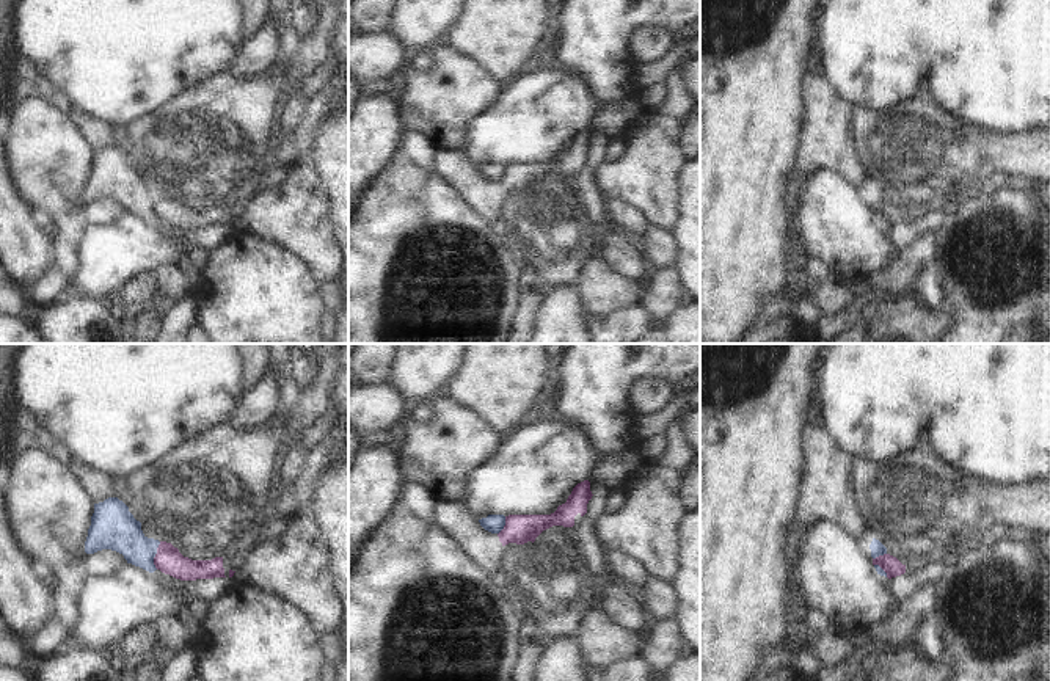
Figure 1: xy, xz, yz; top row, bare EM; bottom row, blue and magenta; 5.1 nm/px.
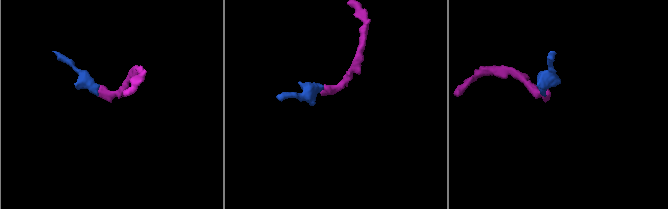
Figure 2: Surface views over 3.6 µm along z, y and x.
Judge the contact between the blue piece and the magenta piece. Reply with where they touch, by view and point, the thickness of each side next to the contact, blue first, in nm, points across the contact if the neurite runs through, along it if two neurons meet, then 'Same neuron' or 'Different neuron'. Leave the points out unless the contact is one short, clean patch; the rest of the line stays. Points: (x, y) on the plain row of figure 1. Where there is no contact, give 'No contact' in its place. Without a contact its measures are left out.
Touches blue at xy (154, 204). Thickness 220 nm (blue) against 140 nm. Boundary: xy (160, 190), (154, 206), (156, 217). Different neuron

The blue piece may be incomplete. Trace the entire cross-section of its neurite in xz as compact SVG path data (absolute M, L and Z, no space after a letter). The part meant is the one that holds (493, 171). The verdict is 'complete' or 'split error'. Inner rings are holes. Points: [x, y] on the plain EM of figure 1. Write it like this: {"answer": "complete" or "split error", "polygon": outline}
{"answer": "complete", "polygon": "M488 163L487 166L479 168L480 174L491 180L499 182L505 174L505 165L504 163Z"}

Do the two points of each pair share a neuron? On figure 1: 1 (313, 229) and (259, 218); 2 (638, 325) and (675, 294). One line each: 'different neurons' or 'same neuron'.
1: same neuron
2: different neurons

